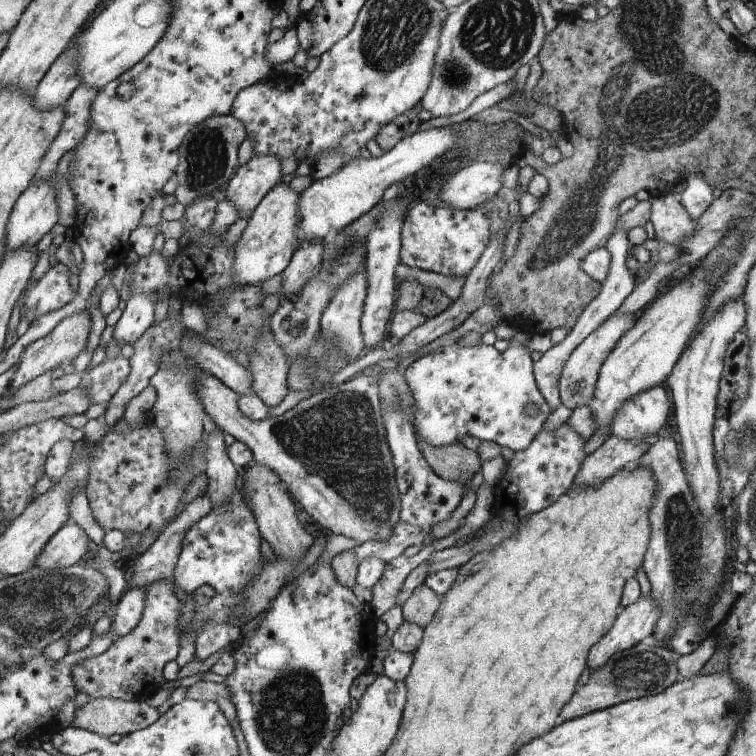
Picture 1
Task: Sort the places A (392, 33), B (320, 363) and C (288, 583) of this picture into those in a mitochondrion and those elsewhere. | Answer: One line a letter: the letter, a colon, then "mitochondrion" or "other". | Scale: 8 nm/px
A: mitochondrion
B: mitochondrion
C: other

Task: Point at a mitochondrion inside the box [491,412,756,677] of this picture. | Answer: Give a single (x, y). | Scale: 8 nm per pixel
(680, 529)

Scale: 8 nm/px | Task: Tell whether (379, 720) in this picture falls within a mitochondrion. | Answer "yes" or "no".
no

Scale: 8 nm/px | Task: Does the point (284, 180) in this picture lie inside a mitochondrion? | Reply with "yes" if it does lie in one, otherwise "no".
no

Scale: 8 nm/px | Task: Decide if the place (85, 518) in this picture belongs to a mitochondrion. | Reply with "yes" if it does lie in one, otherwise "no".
no

